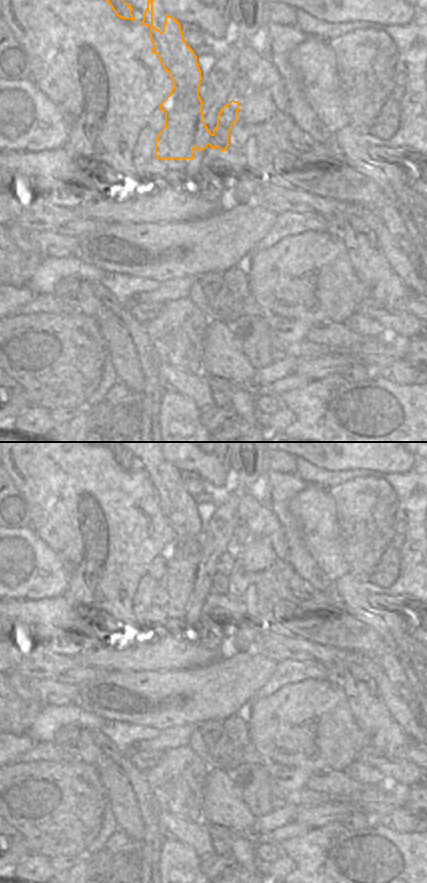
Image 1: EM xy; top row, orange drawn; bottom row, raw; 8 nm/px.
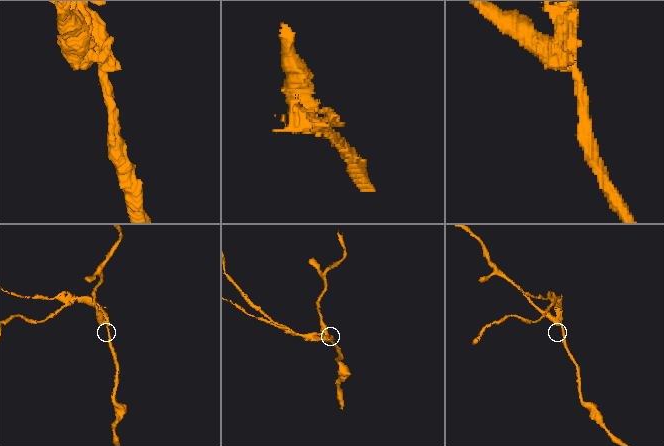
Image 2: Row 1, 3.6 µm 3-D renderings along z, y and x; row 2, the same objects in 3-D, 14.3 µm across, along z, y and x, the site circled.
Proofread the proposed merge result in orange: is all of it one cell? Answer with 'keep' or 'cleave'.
cleave

